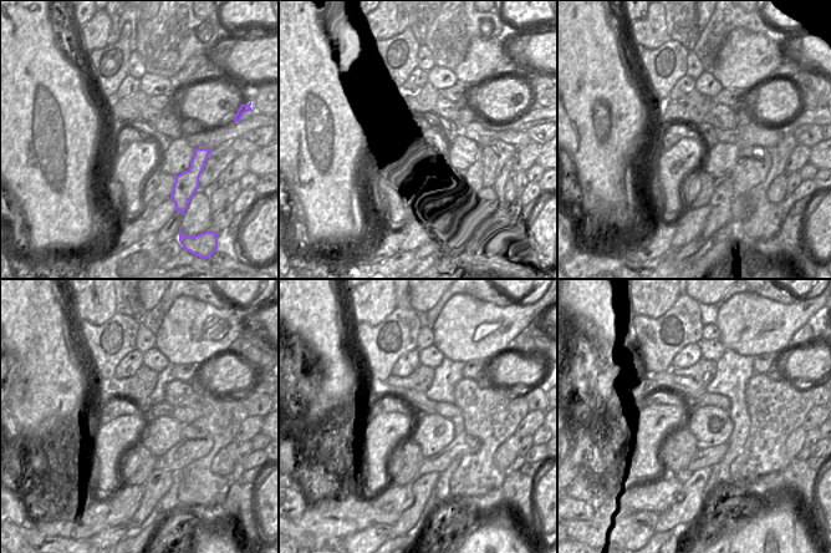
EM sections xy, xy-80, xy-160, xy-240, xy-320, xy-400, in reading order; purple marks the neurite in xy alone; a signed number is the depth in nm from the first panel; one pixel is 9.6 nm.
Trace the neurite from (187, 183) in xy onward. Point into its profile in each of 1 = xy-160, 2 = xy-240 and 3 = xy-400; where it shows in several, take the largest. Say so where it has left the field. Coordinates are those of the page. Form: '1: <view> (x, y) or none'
1: xy-160 (720, 204)
2: xy-240 (159, 481)
3: xy-400 (686, 513)

